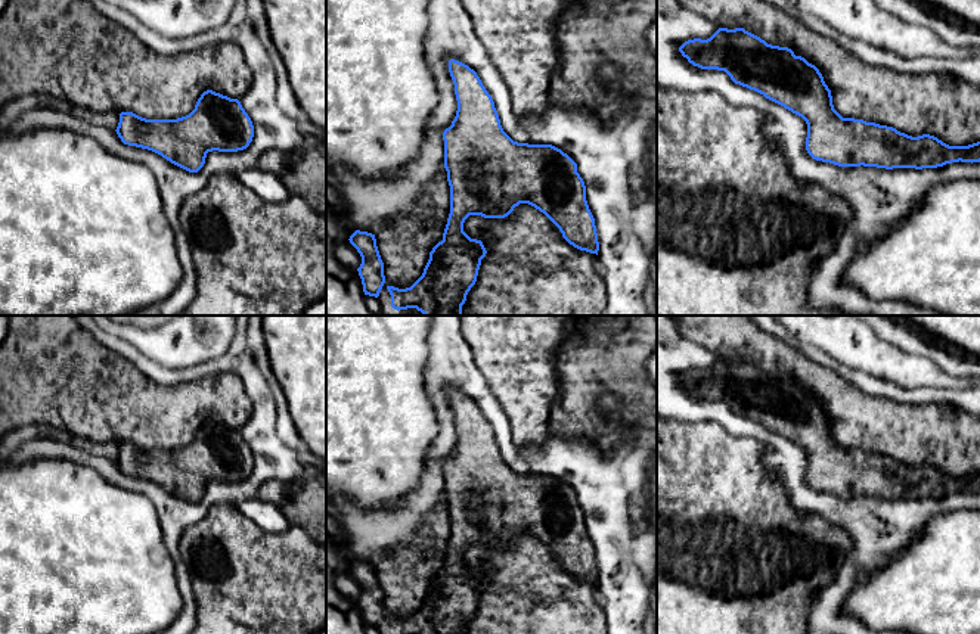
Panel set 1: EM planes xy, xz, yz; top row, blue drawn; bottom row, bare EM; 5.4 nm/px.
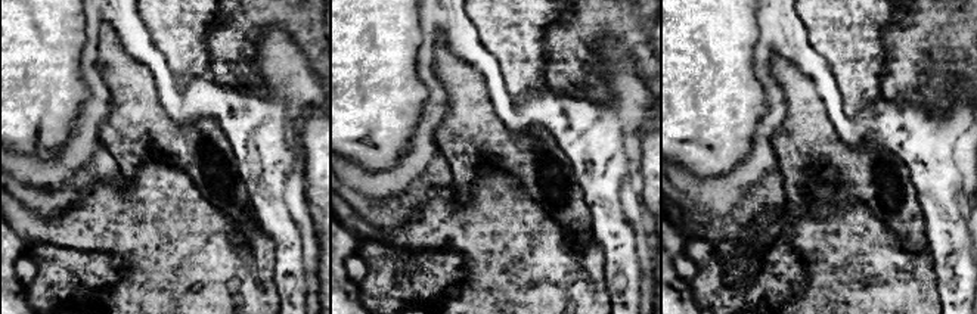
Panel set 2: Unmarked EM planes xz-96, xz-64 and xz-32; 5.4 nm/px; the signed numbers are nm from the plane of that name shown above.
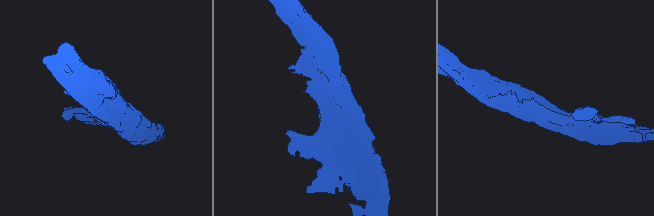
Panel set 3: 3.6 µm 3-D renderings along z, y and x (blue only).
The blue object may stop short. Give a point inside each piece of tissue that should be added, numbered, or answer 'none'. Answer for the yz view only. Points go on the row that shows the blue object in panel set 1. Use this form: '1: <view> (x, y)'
none

